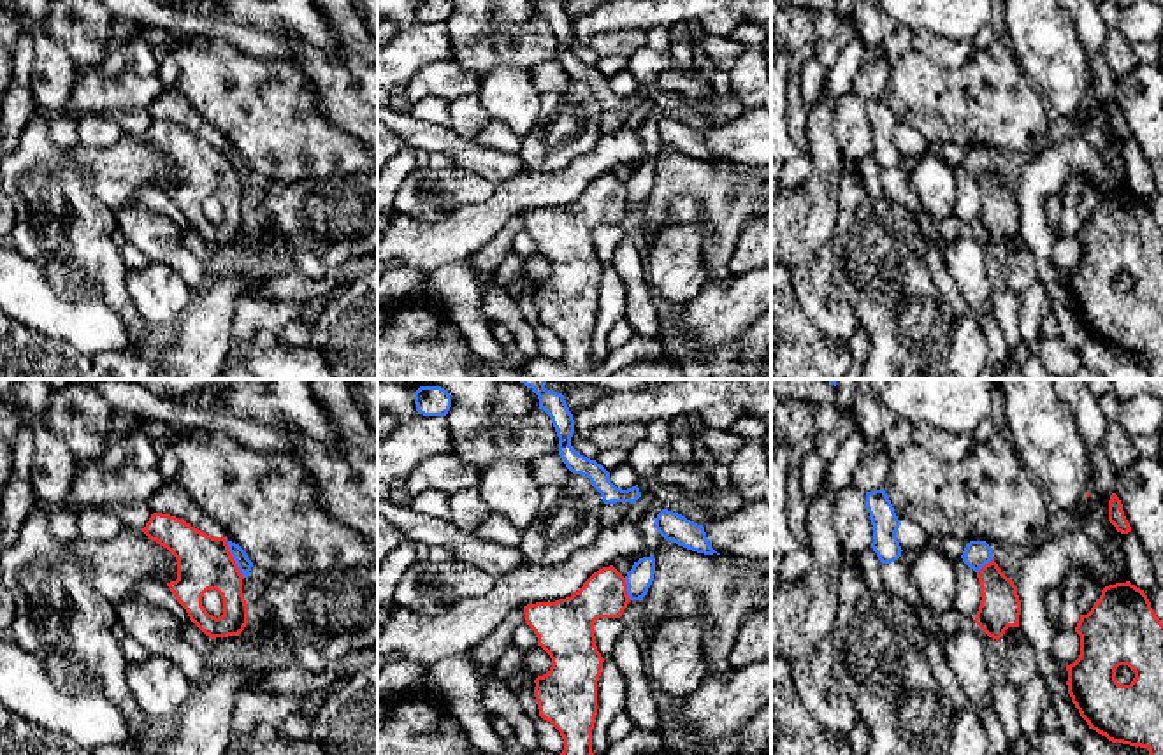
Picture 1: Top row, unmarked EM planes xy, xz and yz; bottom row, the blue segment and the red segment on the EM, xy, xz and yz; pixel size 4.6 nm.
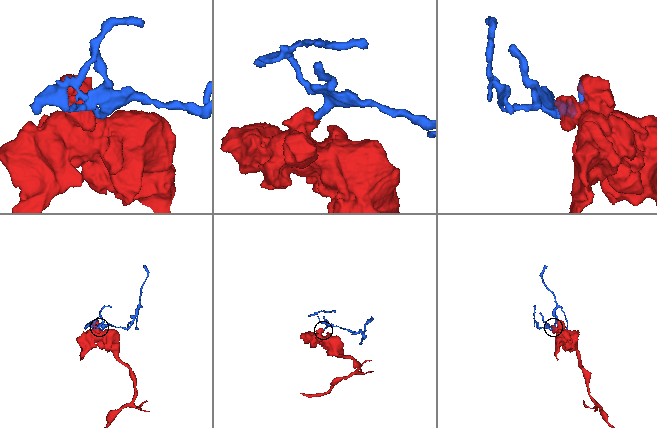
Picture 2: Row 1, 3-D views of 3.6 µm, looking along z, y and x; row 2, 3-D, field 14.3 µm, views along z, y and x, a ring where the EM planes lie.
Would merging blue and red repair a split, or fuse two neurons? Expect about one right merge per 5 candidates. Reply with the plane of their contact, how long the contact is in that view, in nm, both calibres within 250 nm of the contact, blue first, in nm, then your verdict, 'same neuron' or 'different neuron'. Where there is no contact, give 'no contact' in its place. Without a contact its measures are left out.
contact in xy; length 190 nm; calibres 70 and 260 nm; different neuron

